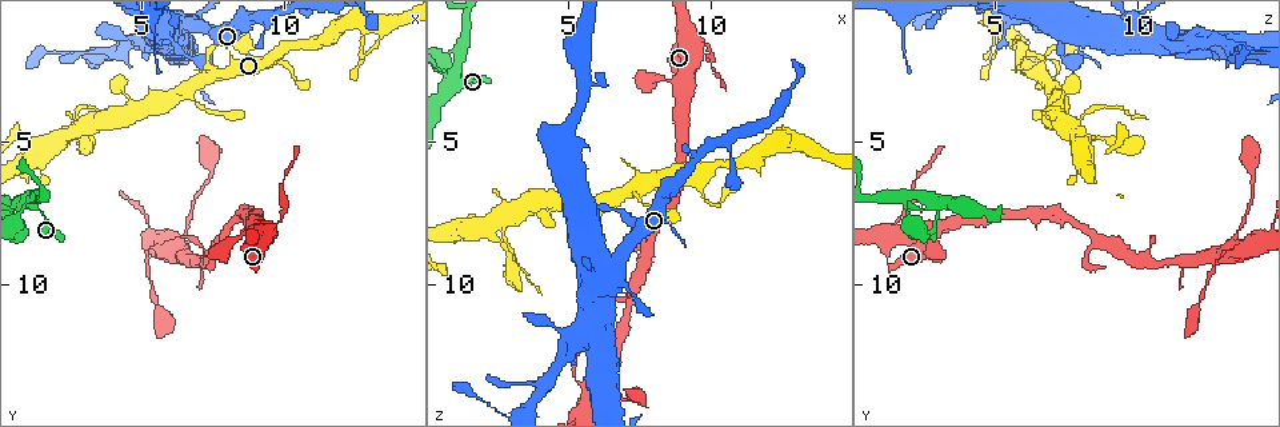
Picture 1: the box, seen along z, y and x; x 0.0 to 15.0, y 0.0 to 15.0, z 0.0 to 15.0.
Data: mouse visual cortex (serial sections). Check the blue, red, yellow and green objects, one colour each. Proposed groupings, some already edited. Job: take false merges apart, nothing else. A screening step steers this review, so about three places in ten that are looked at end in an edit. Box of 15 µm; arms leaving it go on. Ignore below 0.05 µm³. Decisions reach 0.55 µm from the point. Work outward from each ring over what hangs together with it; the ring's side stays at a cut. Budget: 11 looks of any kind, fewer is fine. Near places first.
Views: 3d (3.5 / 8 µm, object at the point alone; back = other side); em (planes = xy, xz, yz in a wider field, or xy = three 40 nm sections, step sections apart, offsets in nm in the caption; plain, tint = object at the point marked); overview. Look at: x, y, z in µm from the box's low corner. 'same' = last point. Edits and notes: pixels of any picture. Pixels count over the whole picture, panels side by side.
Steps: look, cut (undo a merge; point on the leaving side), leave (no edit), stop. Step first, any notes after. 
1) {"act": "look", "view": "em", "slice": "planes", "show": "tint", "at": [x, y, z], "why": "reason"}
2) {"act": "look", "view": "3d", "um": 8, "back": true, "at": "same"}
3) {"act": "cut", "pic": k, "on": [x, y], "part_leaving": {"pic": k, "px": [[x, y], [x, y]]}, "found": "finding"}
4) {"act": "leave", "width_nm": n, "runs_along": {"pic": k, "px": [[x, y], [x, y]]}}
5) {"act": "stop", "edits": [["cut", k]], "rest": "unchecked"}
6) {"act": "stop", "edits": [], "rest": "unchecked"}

{"act": "look", "view": "3d", "um": 3.5, "back": true, "at": [9.3, 8.1, 1.4], "why": "abrupt turn"}

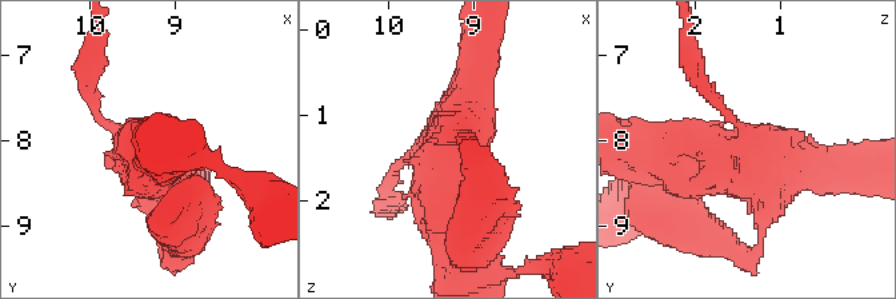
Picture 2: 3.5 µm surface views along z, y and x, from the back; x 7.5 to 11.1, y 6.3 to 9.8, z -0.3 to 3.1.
{"act": "look", "view": "em", "slice": "xy", "step": 2, "show": "tint", "at": [9.40, 8.05, 1.40], "why": "now the EM"}

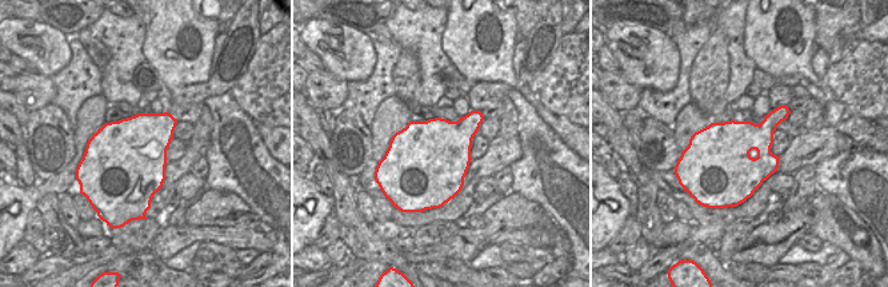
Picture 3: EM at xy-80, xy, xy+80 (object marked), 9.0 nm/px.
{"act": "look", "view": "em", "slice": "planes", "show": "tint", "at": "same", "why": "cut it another way"}

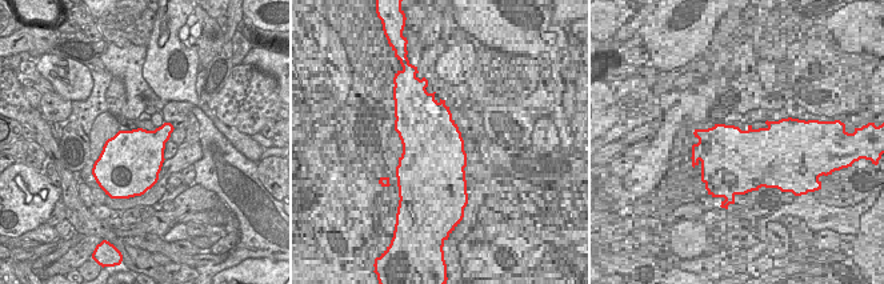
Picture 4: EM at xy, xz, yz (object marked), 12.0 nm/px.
{"act": "cut", "pic": 2, "on": [707, 92], "found": "two cells meet here"}

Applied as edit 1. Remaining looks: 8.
{"act": "look", "view": "overview"}

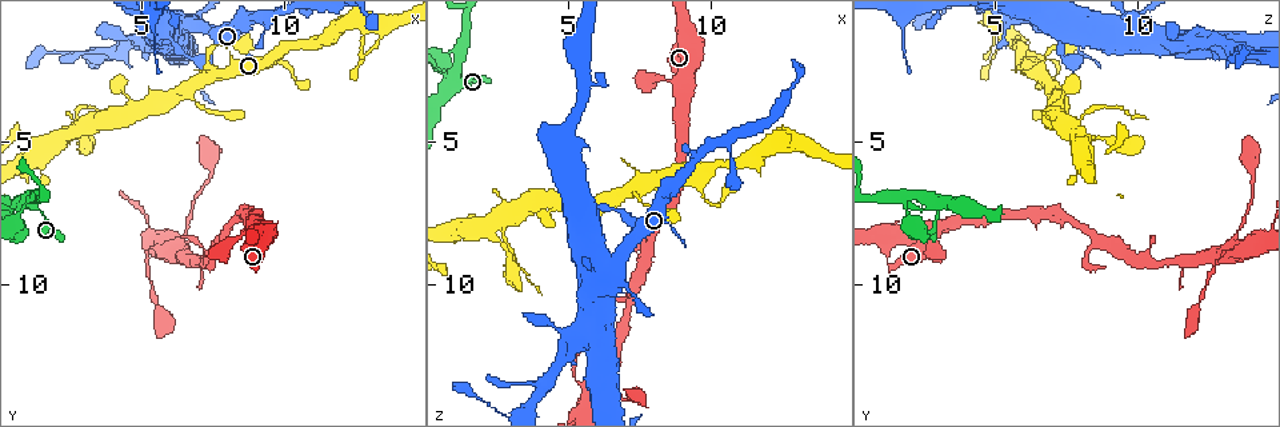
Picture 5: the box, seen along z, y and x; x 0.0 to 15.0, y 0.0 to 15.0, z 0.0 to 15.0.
{"act": "look", "view": "3d", "um": 8, "back": true, "at": [9.6, 2.1, 6.7], "why": "calibre changes"}

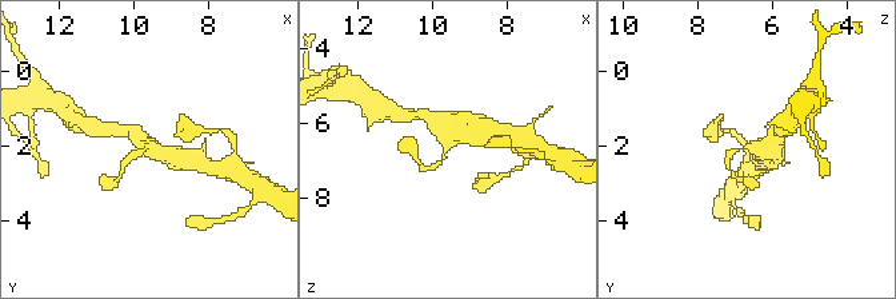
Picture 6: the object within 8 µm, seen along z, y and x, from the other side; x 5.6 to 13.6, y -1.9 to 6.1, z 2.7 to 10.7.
{"act": "look", "view": "em", "slice": "planes", "show": "tint", "at": [9.7, 2.0, 6.7], "arm_widths_nm": [150, 500], "why": "now the EM"}

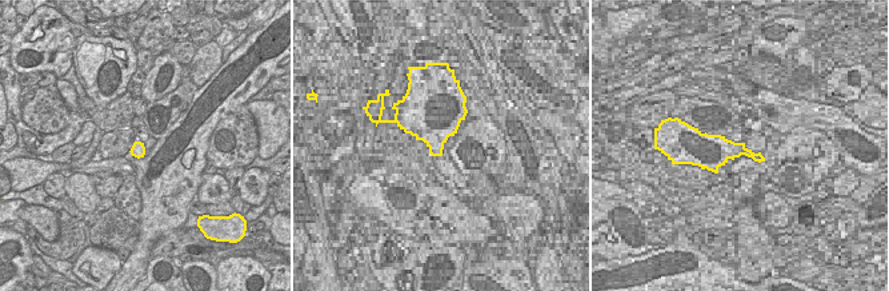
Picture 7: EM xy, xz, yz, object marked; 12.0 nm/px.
{"act": "leave", "runs_along": {"pic": 6, "px": [[479, 130], [456, 131], [442, 160], [422, 167]]}, "found": "one cell here"}

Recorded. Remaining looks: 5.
{"act": "look", "view": "3d", "um": 8, "at": [1.1, 7.1, 2.8], "why": "four-way junction"}

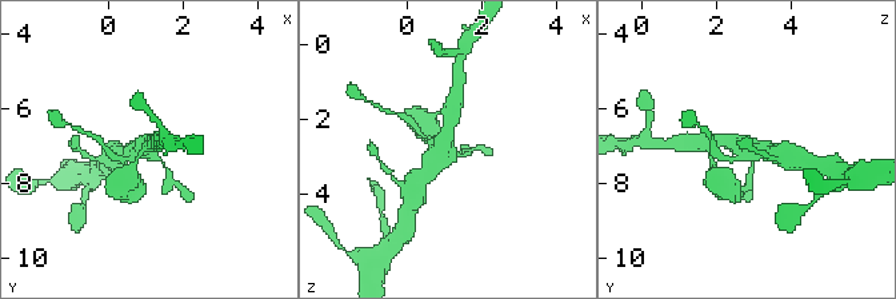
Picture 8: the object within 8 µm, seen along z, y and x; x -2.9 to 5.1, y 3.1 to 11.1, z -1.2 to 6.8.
{"act": "look", "view": "3d", "um": 3.5, "back": true, "at": [1.0, 7.1, 2.9], "why": "zoom in"}

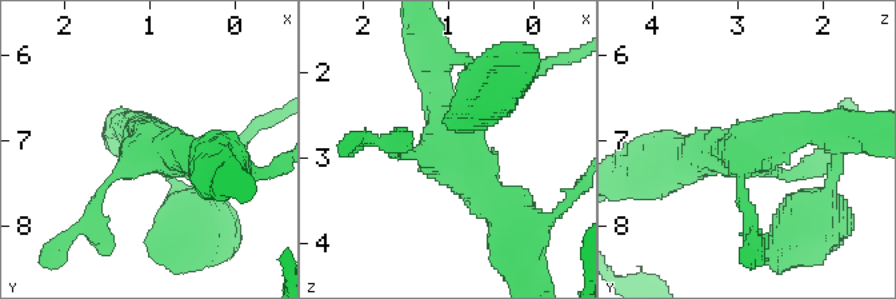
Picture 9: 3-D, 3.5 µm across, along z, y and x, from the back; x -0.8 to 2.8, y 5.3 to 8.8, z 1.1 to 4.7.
{"act": "look", "view": "em", "slice": "xy", "step": 1, "show": "tint", "at": [1.05, 7.10, 2.90], "arms": 4, "arm_widths_nm": [150, 150, 400, 450]}

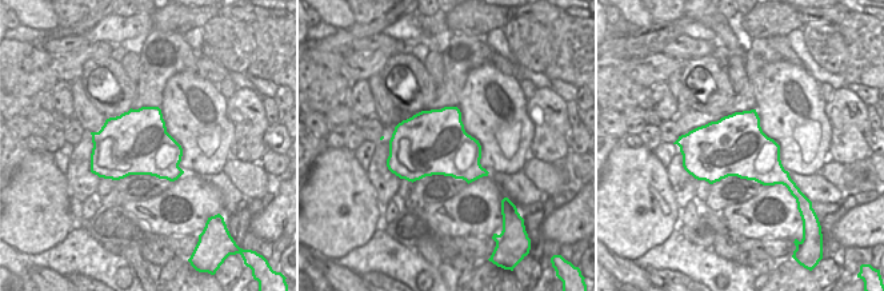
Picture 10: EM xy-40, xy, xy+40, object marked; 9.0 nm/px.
{"act": "leave", "runs_along": {"pic": 9, "px": [[750, 216], [739, 164], [756, 143], [828, 127]]}, "found": "one cell here"}

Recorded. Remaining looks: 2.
{"act": "look", "view": "3d", "um": 3.5, "at": [2.8, 4.4, 7.2], "why": "sudden change in width"}

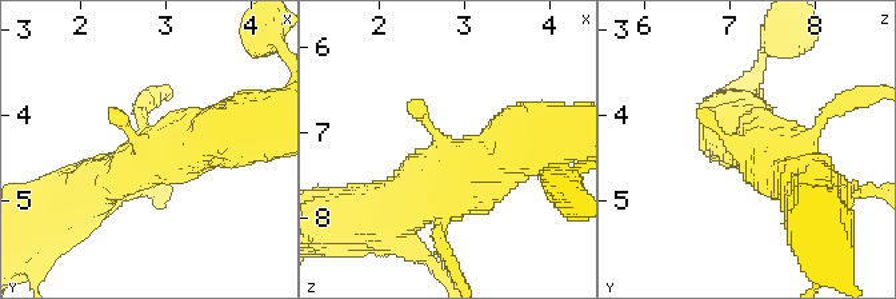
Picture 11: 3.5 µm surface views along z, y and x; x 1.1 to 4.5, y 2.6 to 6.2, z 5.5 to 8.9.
{"act": "look", "view": "em", "slice": "xy", "step": 5, "show": "tint", "at": [2.80, 4.40, 7.20]}

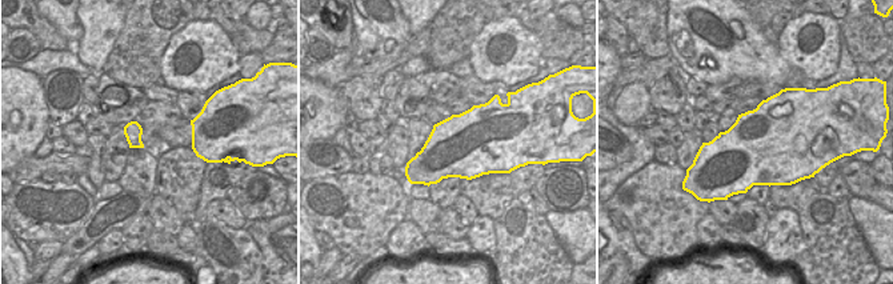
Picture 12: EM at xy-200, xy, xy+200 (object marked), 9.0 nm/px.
{"act": "leave", "runs_along": {"pic": 11, "px": [[518, 144], [468, 168], [411, 99]]}, "found": "continuous, no second cell"}

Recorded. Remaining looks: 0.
{"act": "stop", "edits": [["cut", 2]], "rest": "unchecked"}

